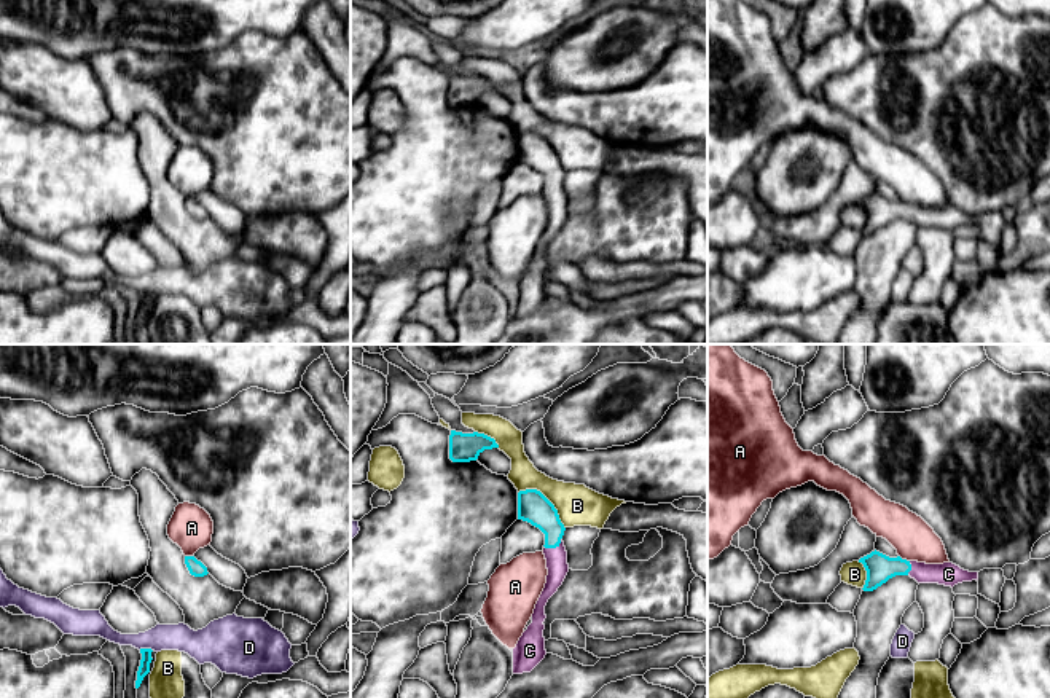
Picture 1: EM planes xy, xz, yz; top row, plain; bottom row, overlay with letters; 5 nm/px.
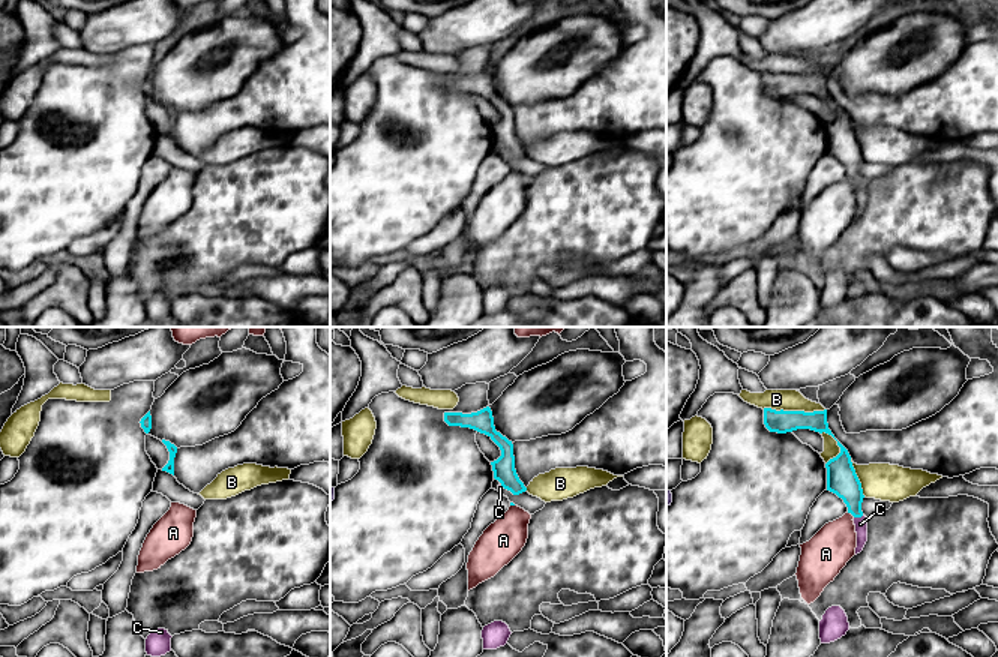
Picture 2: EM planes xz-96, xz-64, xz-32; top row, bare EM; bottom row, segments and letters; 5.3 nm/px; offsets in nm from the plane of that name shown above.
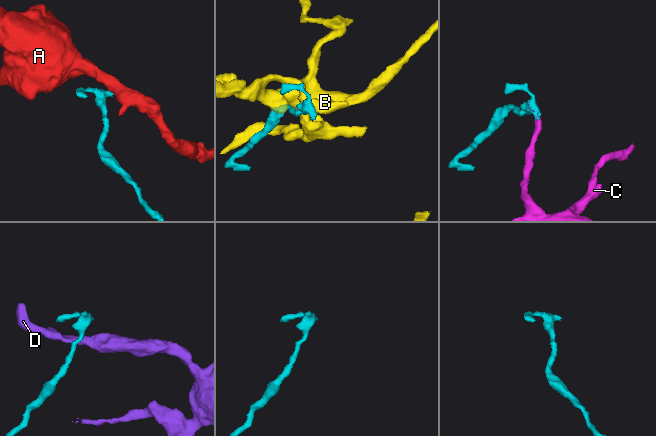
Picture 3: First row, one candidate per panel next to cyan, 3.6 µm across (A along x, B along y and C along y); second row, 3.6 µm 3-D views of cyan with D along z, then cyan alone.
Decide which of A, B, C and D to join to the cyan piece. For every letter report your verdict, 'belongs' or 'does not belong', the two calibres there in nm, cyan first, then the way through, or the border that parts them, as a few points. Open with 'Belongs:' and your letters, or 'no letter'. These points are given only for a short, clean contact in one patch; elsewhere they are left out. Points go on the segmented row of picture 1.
Belongs: C
A: does not belong; 140 nm thick on the cyan side, 200 nm on the other; border along yz (899, 555), (908, 561)
B: does not belong; 160 nm thick on the cyan side, 200 nm on the other
C: belongs; 160 nm thick on the cyan side, 110 nm on the other; runs through xz (532, 505), (552, 526), (553, 547), (556, 558)
D: does not belong; 60 nm thick on the cyan side, 140 nm on the other; border along xy (139, 649), (152, 650)

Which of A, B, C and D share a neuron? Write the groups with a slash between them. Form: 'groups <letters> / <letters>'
groups A / B / C / D

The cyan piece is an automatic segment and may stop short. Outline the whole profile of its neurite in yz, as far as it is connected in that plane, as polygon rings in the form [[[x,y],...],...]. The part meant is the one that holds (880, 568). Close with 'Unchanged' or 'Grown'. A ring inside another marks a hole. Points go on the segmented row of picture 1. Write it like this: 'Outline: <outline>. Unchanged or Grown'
Outline: [[[876,550],[860,558],[859,563],[867,571],[864,591],[873,591],[895,575],[910,575],[918,583],[938,583],[951,588],[962,582],[978,580],[978,572],[964,571],[953,563],[926,564],[900,556],[889,558]]]. Grown

